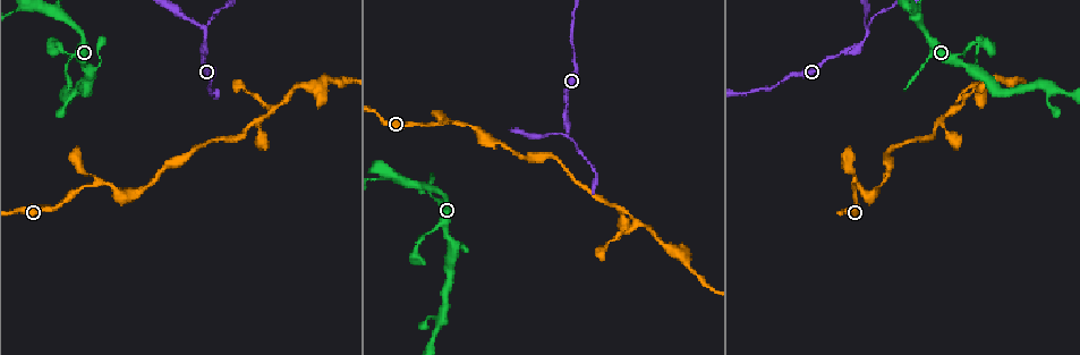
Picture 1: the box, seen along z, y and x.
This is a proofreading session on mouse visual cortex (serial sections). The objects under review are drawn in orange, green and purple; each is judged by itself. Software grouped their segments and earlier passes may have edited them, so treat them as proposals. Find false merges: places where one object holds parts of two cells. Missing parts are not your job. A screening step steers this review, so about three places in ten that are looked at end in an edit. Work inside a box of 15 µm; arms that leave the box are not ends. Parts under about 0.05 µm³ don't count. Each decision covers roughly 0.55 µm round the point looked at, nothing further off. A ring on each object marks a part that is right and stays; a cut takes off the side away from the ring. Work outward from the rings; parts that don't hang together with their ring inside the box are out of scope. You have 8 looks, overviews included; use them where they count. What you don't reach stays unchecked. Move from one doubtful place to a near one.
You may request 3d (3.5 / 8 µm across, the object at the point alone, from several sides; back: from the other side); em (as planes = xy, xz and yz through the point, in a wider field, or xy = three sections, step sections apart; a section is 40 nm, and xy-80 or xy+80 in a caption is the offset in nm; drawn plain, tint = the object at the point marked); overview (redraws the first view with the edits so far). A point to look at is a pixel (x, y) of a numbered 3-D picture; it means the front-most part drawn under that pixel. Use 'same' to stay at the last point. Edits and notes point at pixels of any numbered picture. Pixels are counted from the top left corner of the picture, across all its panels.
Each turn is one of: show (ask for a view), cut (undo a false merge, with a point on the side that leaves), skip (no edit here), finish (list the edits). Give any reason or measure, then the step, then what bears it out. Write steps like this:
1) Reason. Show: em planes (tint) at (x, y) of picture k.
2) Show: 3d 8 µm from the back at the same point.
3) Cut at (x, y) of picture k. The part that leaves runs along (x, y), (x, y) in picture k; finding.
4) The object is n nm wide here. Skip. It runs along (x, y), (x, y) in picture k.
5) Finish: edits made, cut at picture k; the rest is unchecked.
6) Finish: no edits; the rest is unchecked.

Abrupt turn. Show: 3d 3.5 µm from the back at (97, 181) of picture 1.

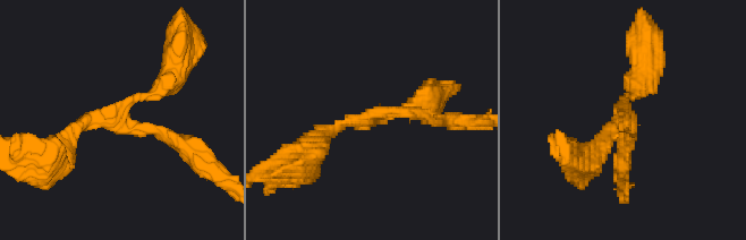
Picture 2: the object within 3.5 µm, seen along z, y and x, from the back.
Need the tissue. Show: em xy step 5 (tint) at (628, 121) of picture 2.

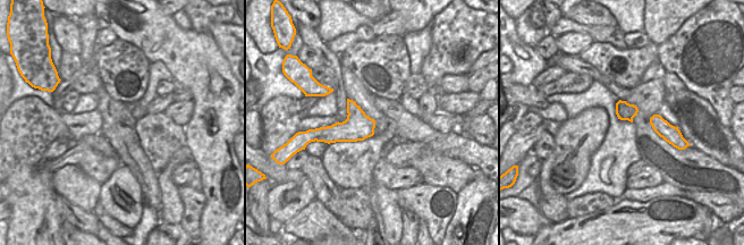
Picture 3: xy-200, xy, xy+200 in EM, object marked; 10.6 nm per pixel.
The object is 300 nm wide here. Skip. It runs along (438, 119), (379, 111), (312, 145) in picture 2; continuous, no second cell.

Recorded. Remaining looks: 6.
Two arms in line, one across. Show: 3d 3.5 µm at (939, 124) of picture 1.

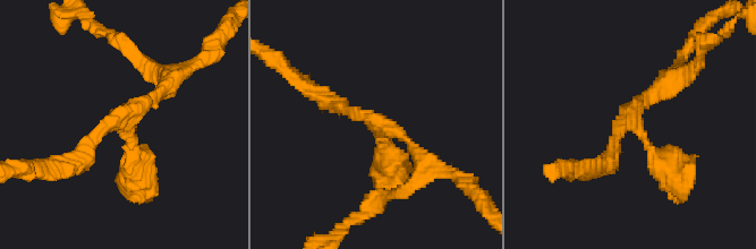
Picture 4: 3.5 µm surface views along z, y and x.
3 arms meet here; the arms are 150, 200, 200 nm wide; need the tissue. Show: em xy step 3 (tint) at (625, 119) of picture 4.

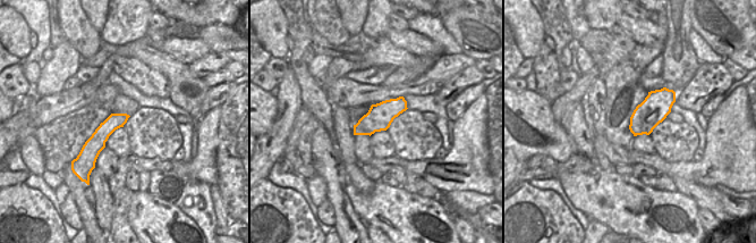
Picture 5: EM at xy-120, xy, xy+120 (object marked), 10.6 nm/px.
Skip. It runs along (64, 164), (168, 85) in picture 4; continuous, no second cell.

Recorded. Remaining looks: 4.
Three arms meet. Show: 3d 3.5 µm from the back at (204, 29) of picture 1.

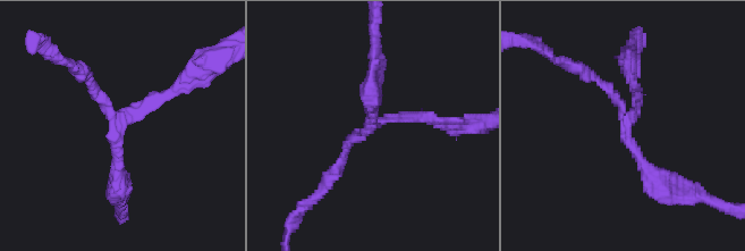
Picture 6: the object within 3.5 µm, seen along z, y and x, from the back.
3 arms meet here; the arms are 150, 150, 250 nm wide. Show: em xy step 5 (tint) at (626, 124) of picture 6.

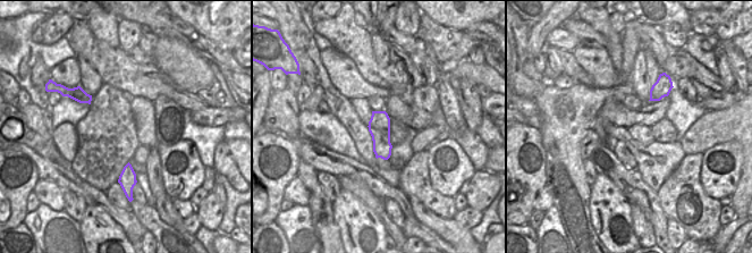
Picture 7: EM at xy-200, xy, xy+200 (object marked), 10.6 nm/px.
Cut it another way. Show: em planes (tint) at the same point.

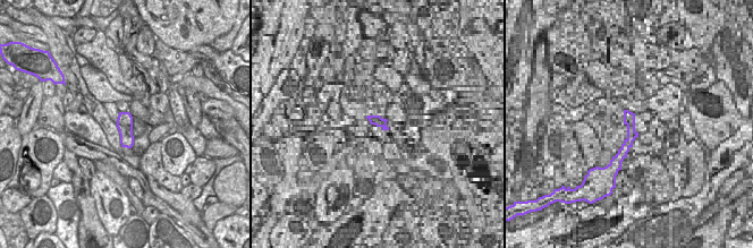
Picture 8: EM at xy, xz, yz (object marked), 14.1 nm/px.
Cut at (166, 97) of picture 6. The part that leaves runs along (132, 111), (170, 94), (229, 52) in picture 6; two cells meet here.

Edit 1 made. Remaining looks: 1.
Finish: edits made, cut at picture 6; the rest is unchecked.

